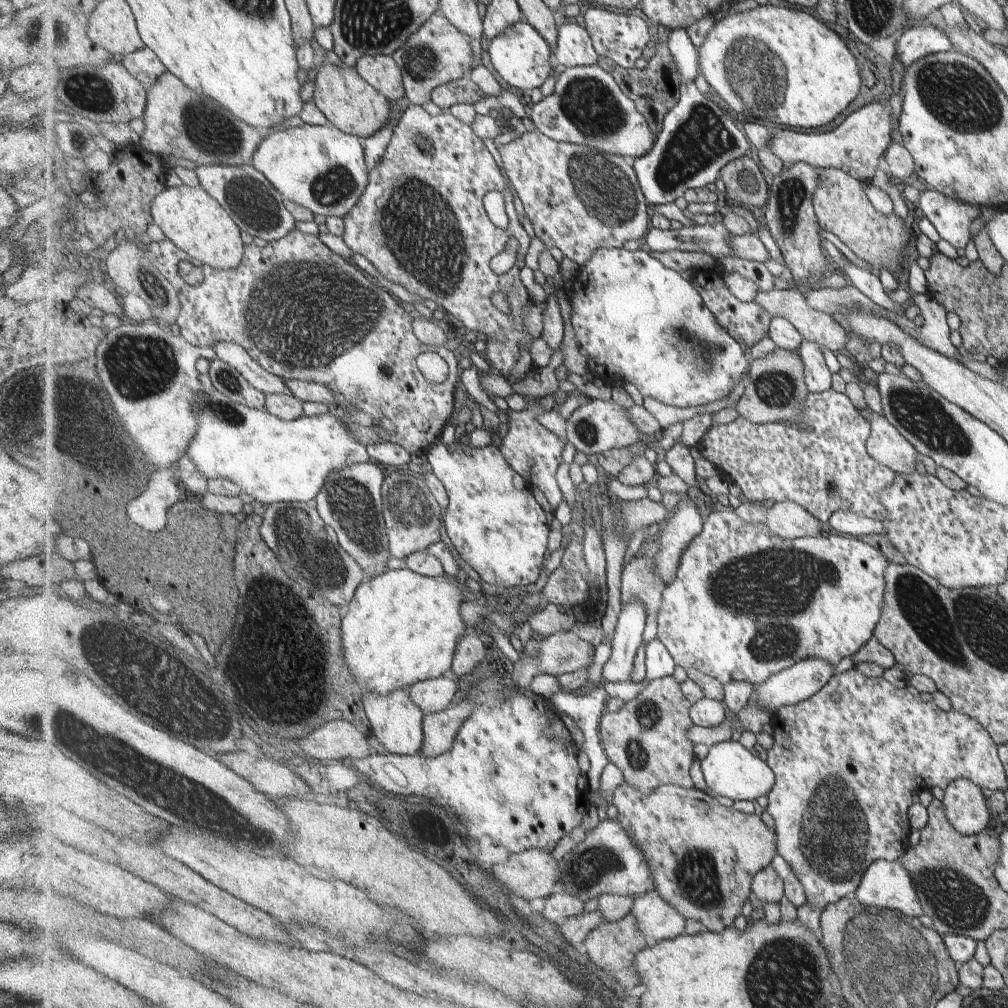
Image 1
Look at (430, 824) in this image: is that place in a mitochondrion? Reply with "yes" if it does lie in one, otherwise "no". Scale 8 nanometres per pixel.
no

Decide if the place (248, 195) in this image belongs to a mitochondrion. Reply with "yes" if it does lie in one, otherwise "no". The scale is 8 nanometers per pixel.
yes

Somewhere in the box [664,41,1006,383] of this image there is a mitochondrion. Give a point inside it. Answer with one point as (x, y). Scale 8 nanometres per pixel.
(958, 96)

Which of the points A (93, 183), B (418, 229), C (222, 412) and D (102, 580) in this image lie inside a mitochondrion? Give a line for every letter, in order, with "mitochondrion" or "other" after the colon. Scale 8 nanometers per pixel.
A: other
B: mitochondrion
C: mitochondrion
D: other

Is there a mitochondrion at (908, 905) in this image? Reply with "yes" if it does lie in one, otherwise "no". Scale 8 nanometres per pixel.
yes

